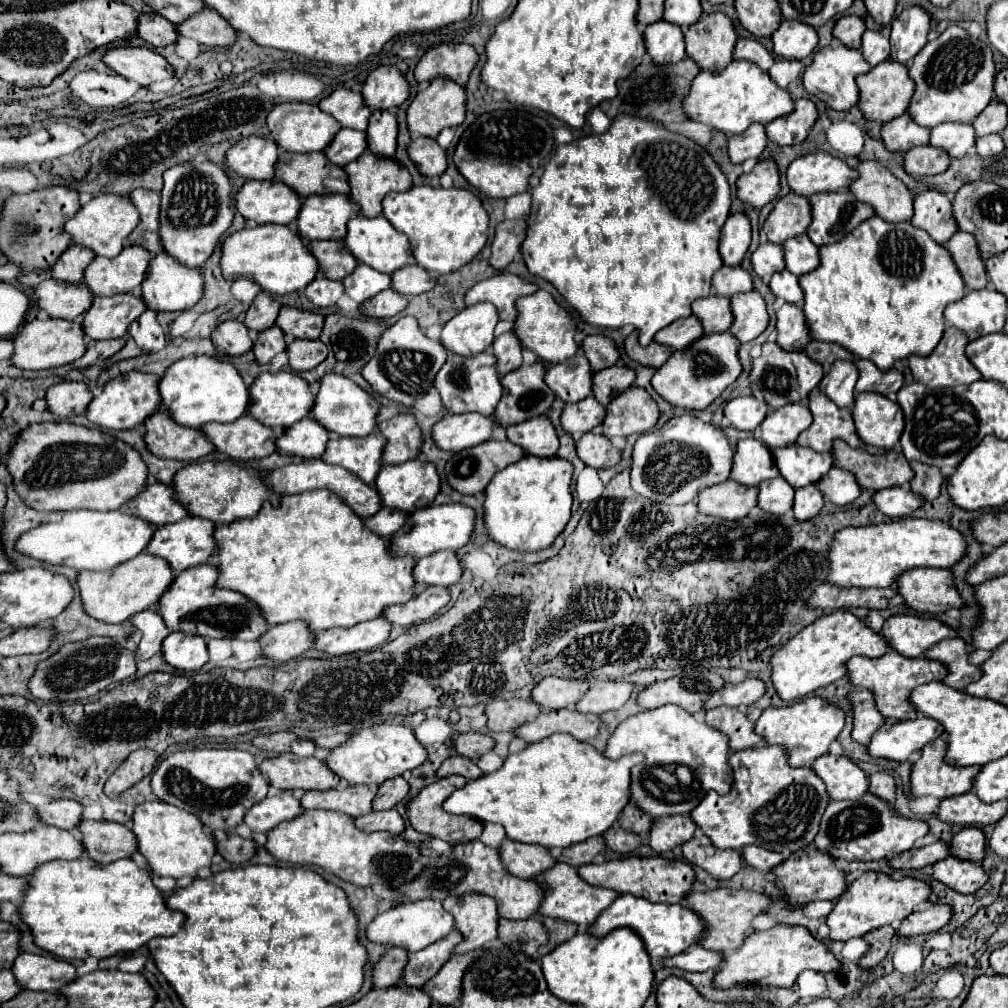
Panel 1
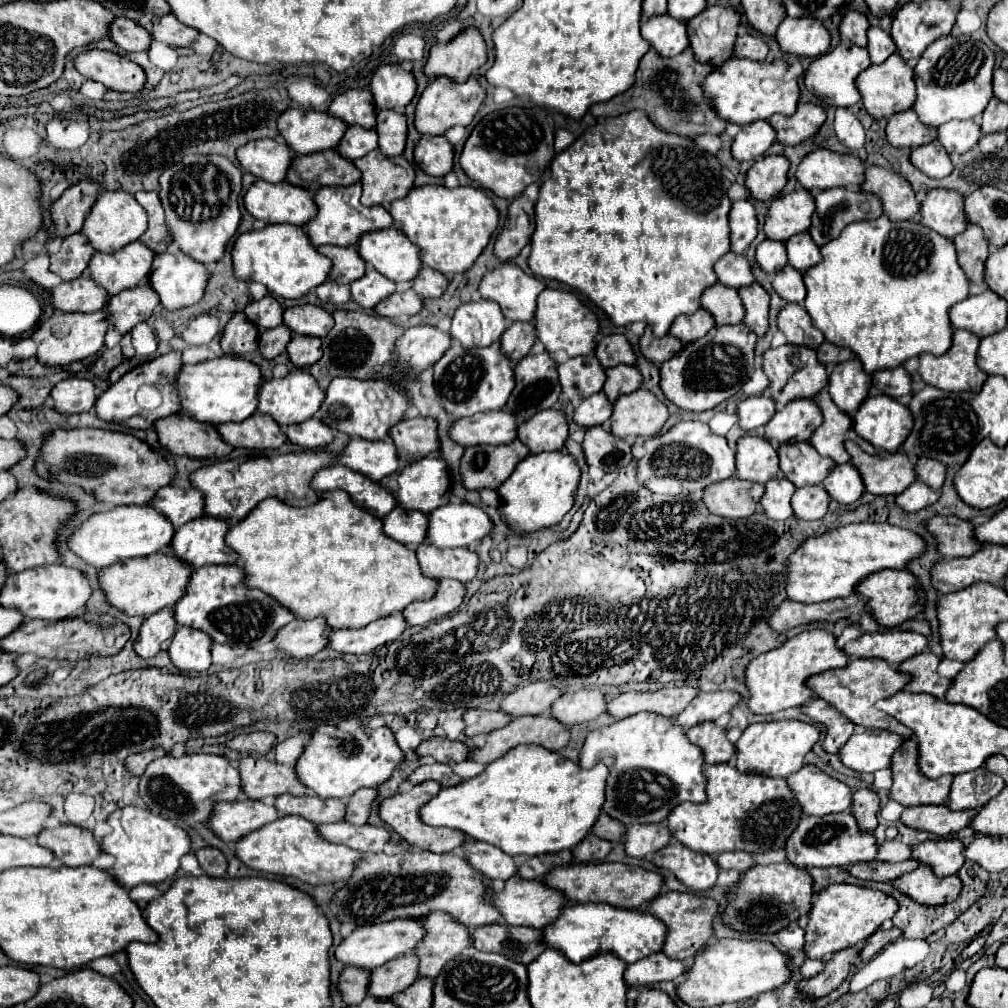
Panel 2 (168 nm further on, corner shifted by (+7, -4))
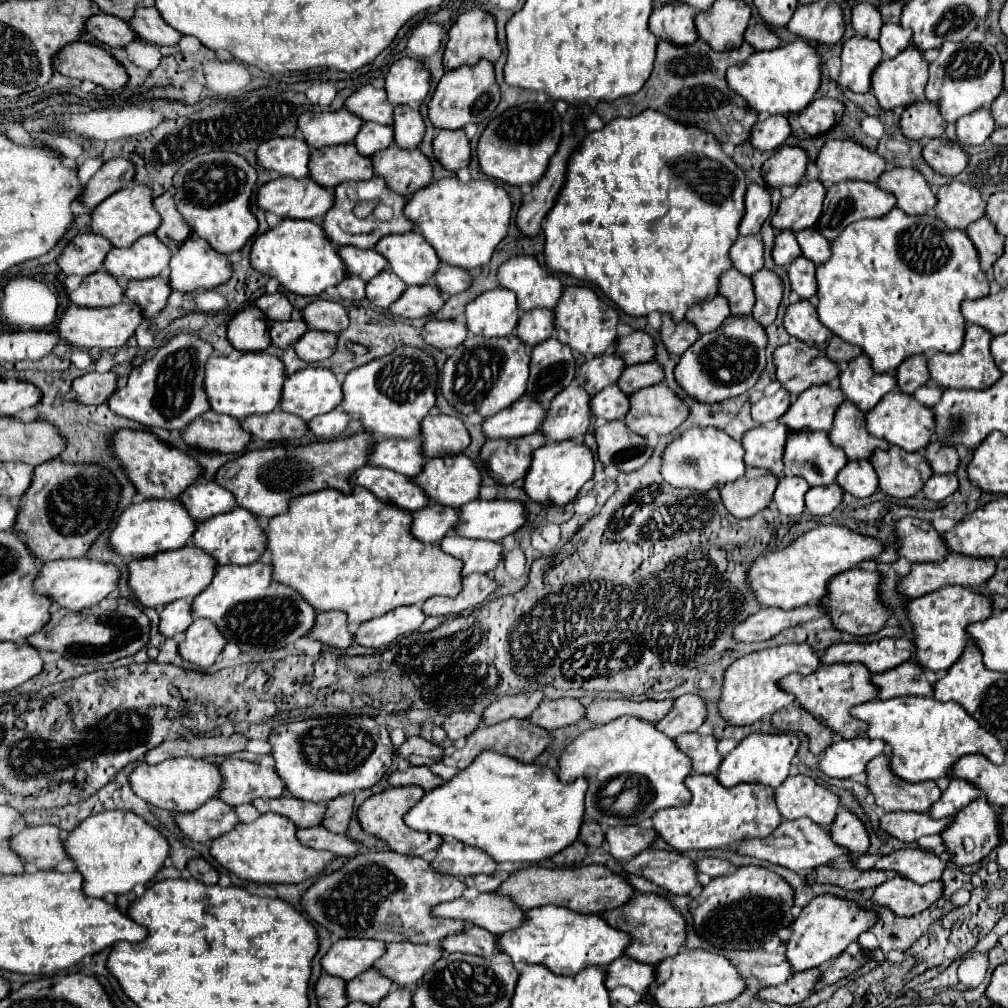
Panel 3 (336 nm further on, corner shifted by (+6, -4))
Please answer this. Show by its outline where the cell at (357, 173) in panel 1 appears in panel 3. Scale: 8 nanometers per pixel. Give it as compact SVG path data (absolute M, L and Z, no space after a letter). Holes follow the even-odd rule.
M392 144L386 150L376 152L372 162L374 172L384 176L388 188L406 198L432 182L432 164L418 148L404 150Z

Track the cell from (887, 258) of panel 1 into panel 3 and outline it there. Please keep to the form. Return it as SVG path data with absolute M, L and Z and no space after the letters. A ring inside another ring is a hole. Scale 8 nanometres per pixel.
M892 208L886 216L880 218L864 218L858 220L854 224L850 224L834 242L832 242L832 258L824 264L820 264L816 268L816 280L818 280L818 318L820 322L830 328L836 336L840 336L842 340L860 346L872 360L872 368L874 372L882 374L882 372L896 372L896 368L910 356L914 354L924 354L928 350L936 352L958 352L962 348L964 342L964 330L966 330L966 320L960 312L960 304L968 298L984 298L990 292L990 280L988 276L982 272L980 268L980 260L978 260L978 250L974 246L974 242L968 238L968 234L964 230L952 230L948 228L936 214L920 214L920 216L910 216L906 212L902 212L900 208Z

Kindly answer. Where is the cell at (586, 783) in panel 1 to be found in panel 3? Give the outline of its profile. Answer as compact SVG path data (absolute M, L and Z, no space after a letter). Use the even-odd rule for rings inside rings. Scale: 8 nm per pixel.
M482 752L468 768L460 770L452 780L426 792L422 800L414 804L410 812L406 812L404 822L412 830L452 836L466 846L480 848L496 862L540 862L552 858L576 840L584 818L584 794L586 780L582 778L574 780L572 784L562 784L554 776L554 770L546 766L522 764L518 760L508 760L508 756L498 756L496 752Z

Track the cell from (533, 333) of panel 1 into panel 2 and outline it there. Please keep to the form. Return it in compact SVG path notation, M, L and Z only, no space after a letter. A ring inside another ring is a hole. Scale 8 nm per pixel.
M543 290L537 298L537 310L533 318L533 326L537 330L537 340L545 346L549 354L555 354L557 350L565 350L569 356L585 356L593 352L595 342L593 336L599 330L597 316L581 304L581 300L571 292L561 290Z

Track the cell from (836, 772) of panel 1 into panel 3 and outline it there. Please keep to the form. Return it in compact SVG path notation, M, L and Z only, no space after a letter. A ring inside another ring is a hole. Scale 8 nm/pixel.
M790 776L786 778L774 794L778 812L784 820L796 820L796 818L810 818L814 824L828 828L834 822L834 814L840 806L838 798L818 786L808 776Z

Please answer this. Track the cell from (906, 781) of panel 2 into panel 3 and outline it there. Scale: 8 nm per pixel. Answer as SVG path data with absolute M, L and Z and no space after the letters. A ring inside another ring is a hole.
M884 754L876 756L866 764L866 786L876 800L876 806L886 812L928 812L928 808L940 798L940 788L936 782L918 782L910 784L898 780L890 772L890 762Z

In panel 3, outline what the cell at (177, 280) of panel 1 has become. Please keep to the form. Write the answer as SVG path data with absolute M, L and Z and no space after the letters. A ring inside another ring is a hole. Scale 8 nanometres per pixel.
M188 238L180 250L172 256L170 260L170 286L172 290L180 290L180 292L194 292L194 290L210 290L210 288L216 288L224 282L230 280L232 276L232 266L226 258L226 254L220 254L216 252L214 248L210 248L208 242L204 242L202 238Z

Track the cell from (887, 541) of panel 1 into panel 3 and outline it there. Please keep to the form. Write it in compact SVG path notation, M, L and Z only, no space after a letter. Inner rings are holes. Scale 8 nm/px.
M816 526L804 534L800 534L790 546L776 550L776 552L764 552L760 554L752 566L746 572L746 582L750 592L754 594L756 602L762 608L782 608L782 610L792 610L798 606L814 606L818 604L818 600L826 594L826 584L830 580L830 576L836 576L838 572L856 568L862 560L872 560L882 552L882 542L870 536L860 536L852 530L848 530L846 526Z

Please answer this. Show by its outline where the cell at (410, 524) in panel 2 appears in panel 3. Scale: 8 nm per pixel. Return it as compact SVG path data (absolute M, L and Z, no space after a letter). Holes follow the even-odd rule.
M428 504L426 508L412 512L412 516L412 532L422 542L440 542L444 536L452 534L458 524L458 508L442 504Z

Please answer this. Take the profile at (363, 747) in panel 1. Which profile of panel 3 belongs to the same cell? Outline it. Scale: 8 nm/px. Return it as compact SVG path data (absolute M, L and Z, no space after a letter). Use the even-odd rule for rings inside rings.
M332 716L282 724L270 732L268 742L286 792L308 802L328 802L334 796L372 788L388 772L394 752L386 726L370 716Z

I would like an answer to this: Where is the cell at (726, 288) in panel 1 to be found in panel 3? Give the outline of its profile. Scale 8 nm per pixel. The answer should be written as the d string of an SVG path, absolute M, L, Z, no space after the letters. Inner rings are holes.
M760 234L750 236L738 236L734 246L730 248L730 258L734 262L734 268L744 272L746 276L752 276L758 272L758 268L764 266L764 242Z

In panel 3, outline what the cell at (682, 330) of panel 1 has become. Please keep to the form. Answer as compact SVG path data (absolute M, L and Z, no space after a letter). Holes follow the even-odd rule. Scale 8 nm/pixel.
M720 294L712 300L704 300L702 304L696 304L686 314L686 318L692 324L696 324L700 334L706 334L706 332L718 328L726 316L730 316L730 306L728 306L728 300Z

